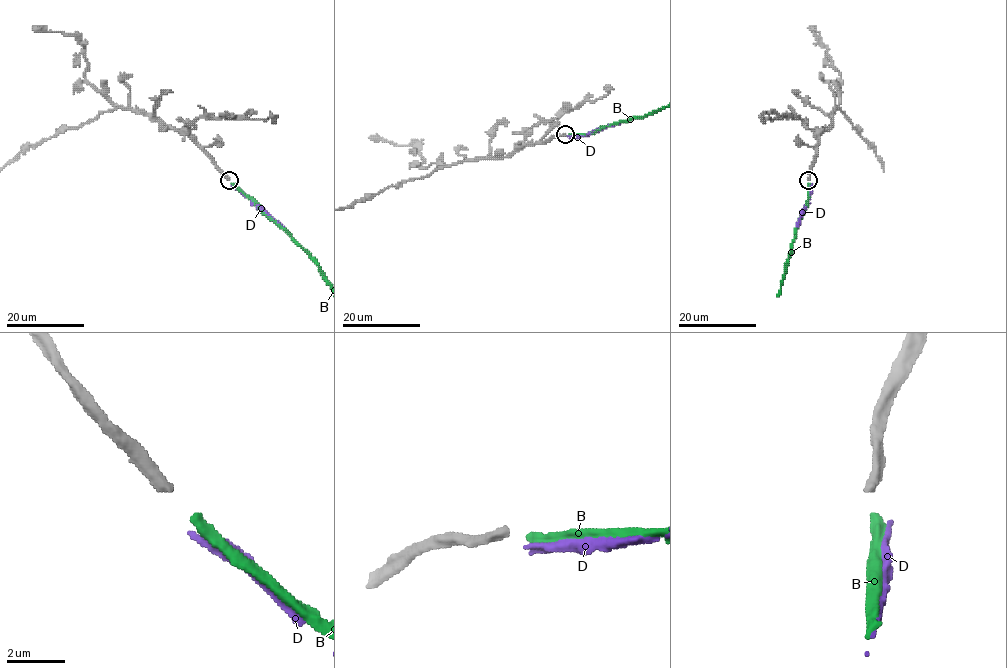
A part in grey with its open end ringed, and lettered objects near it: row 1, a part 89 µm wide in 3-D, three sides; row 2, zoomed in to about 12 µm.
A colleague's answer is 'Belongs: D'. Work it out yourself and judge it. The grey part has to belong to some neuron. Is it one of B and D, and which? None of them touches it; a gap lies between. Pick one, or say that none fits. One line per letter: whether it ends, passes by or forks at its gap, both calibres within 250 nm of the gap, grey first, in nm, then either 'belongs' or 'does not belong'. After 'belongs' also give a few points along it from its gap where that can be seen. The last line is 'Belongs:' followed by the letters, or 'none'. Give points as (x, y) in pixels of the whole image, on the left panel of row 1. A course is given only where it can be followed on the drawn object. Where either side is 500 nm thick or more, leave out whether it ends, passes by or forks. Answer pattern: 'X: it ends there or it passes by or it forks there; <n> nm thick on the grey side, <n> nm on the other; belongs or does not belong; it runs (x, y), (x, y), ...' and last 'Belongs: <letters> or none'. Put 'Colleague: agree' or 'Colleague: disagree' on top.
Colleague: disagree
B: it ends there; 340 nm thick on the grey side, 400 nm on the other; belongs
D: it ends there; 340 nm thick on the grey side, 240 nm on the other; does not belong
Belongs: B

